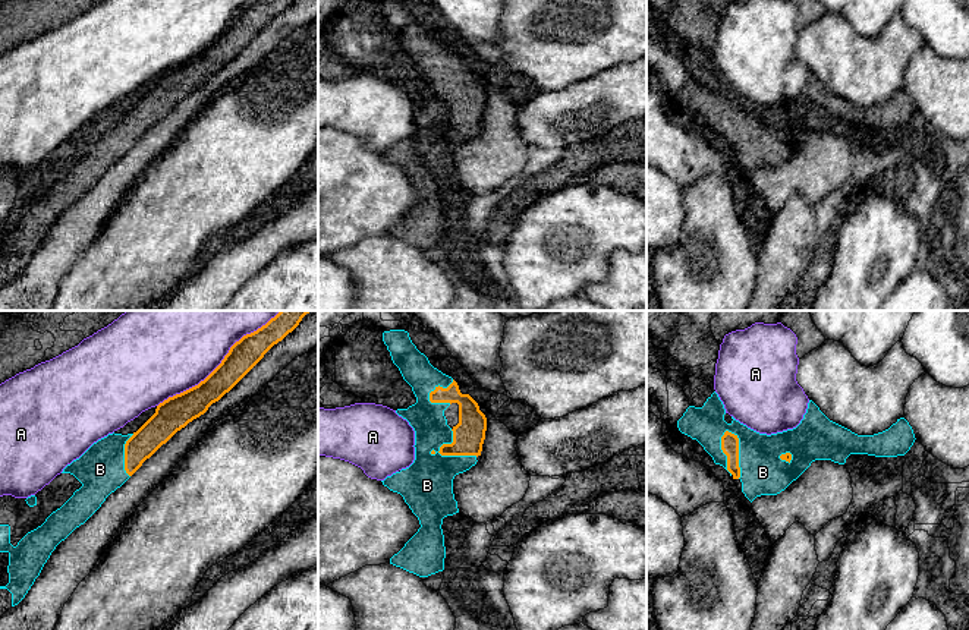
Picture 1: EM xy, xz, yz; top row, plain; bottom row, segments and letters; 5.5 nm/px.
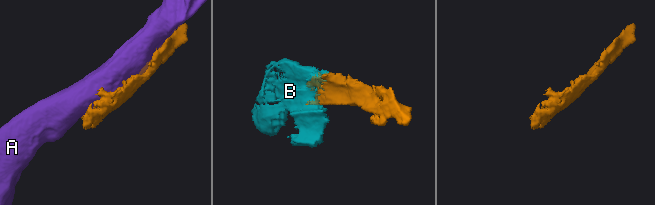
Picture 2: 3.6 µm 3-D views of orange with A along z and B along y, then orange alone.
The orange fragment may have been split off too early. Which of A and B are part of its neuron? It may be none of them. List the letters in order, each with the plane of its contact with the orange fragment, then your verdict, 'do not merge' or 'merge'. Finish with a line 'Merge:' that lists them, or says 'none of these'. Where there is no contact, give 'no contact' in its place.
A: xy | do not merge
B: yz | merge
Merge: B

